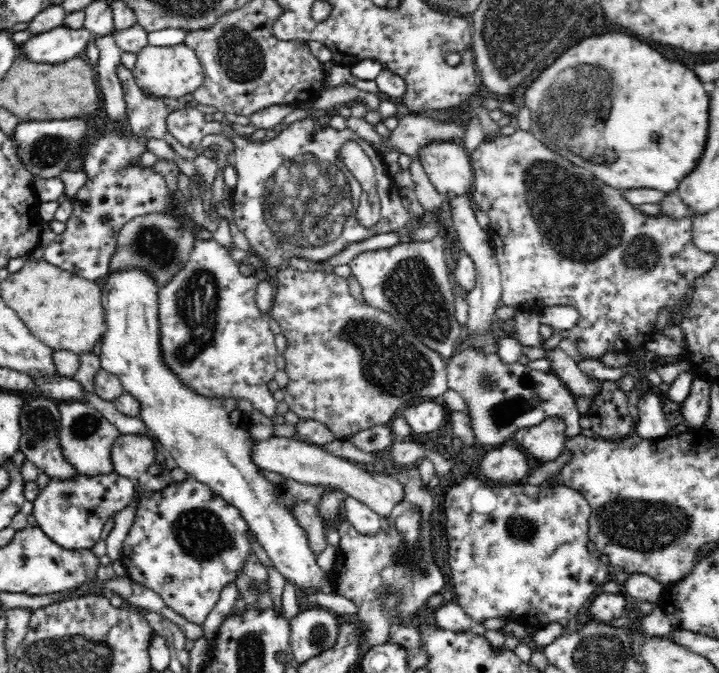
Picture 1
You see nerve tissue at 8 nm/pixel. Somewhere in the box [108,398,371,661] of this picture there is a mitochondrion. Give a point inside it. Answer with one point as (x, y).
(198, 532)

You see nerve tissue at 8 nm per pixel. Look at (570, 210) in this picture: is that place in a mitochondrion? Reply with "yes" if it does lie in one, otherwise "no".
yes

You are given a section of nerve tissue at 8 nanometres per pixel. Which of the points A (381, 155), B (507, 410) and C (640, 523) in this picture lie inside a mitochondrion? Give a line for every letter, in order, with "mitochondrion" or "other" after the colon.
A: other
B: mitochondrion
C: mitochondrion

